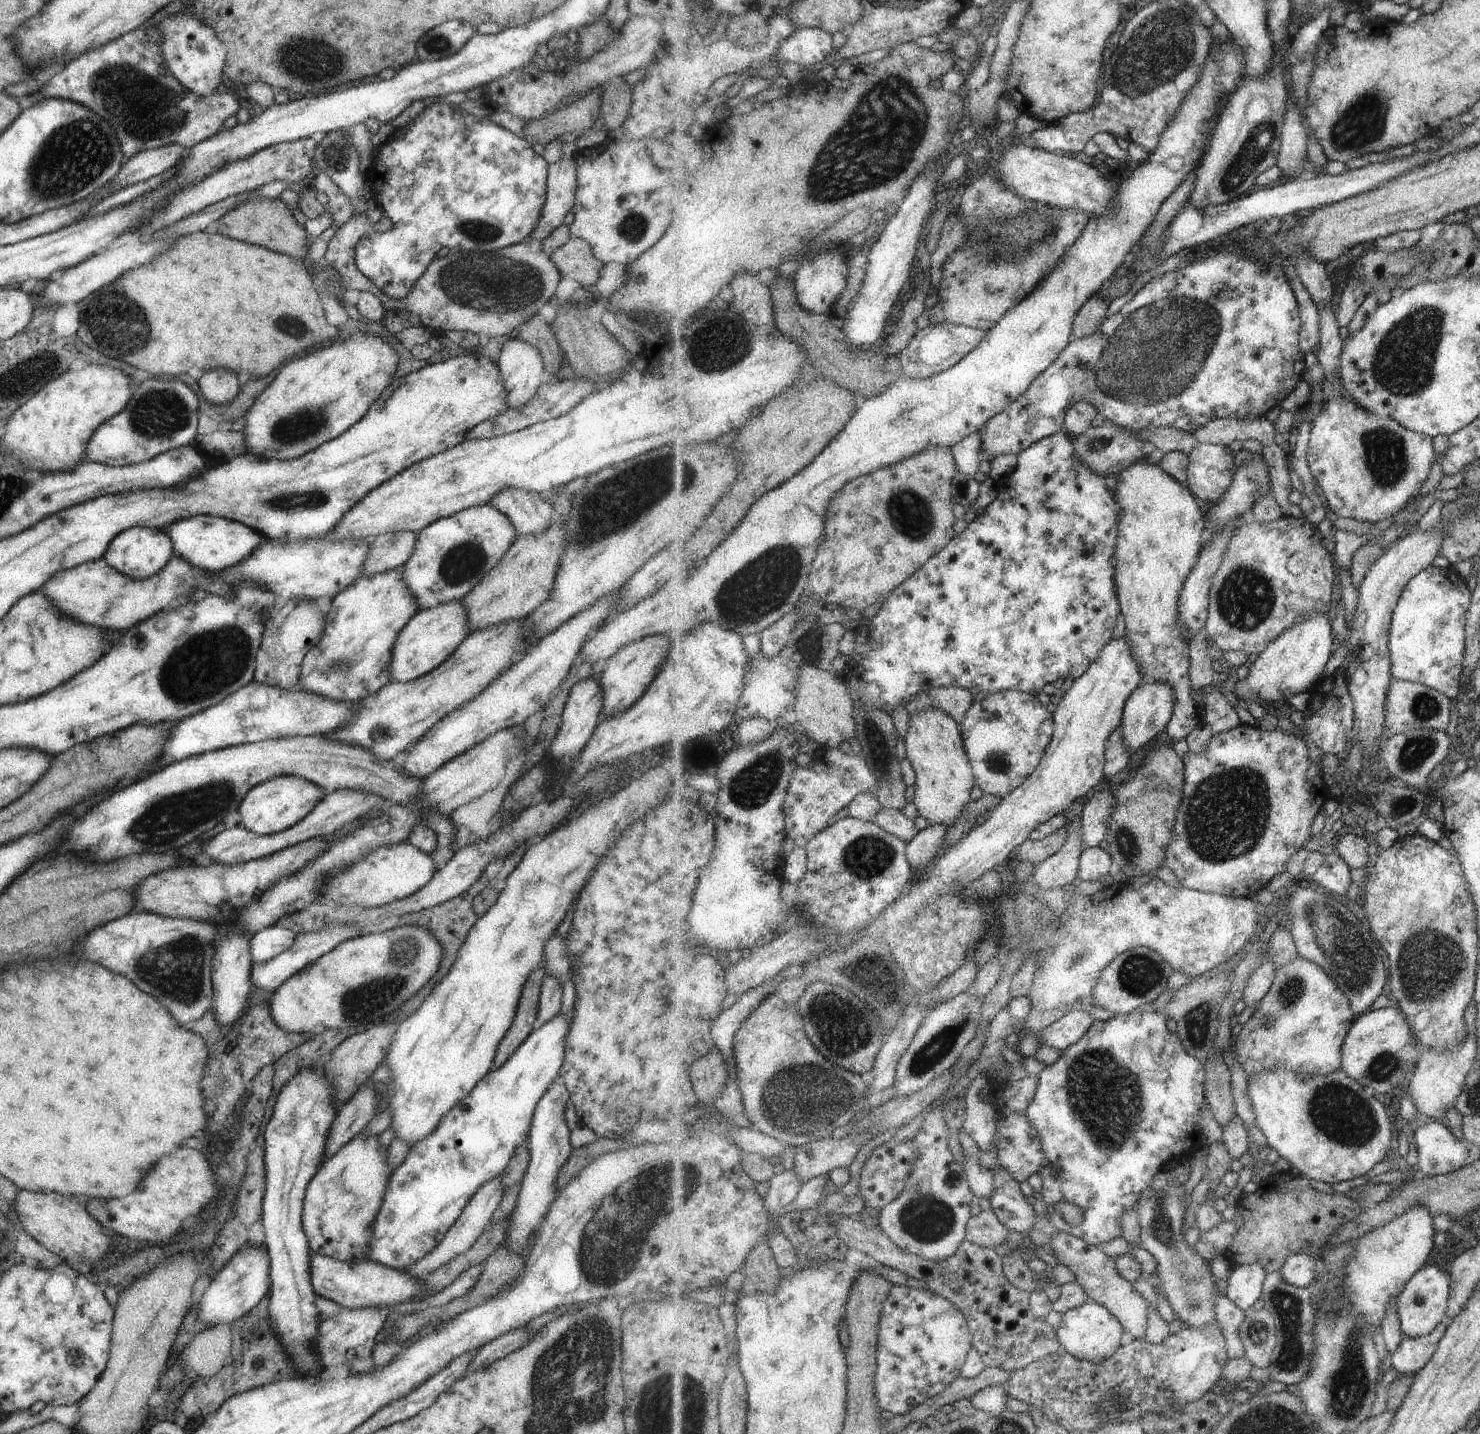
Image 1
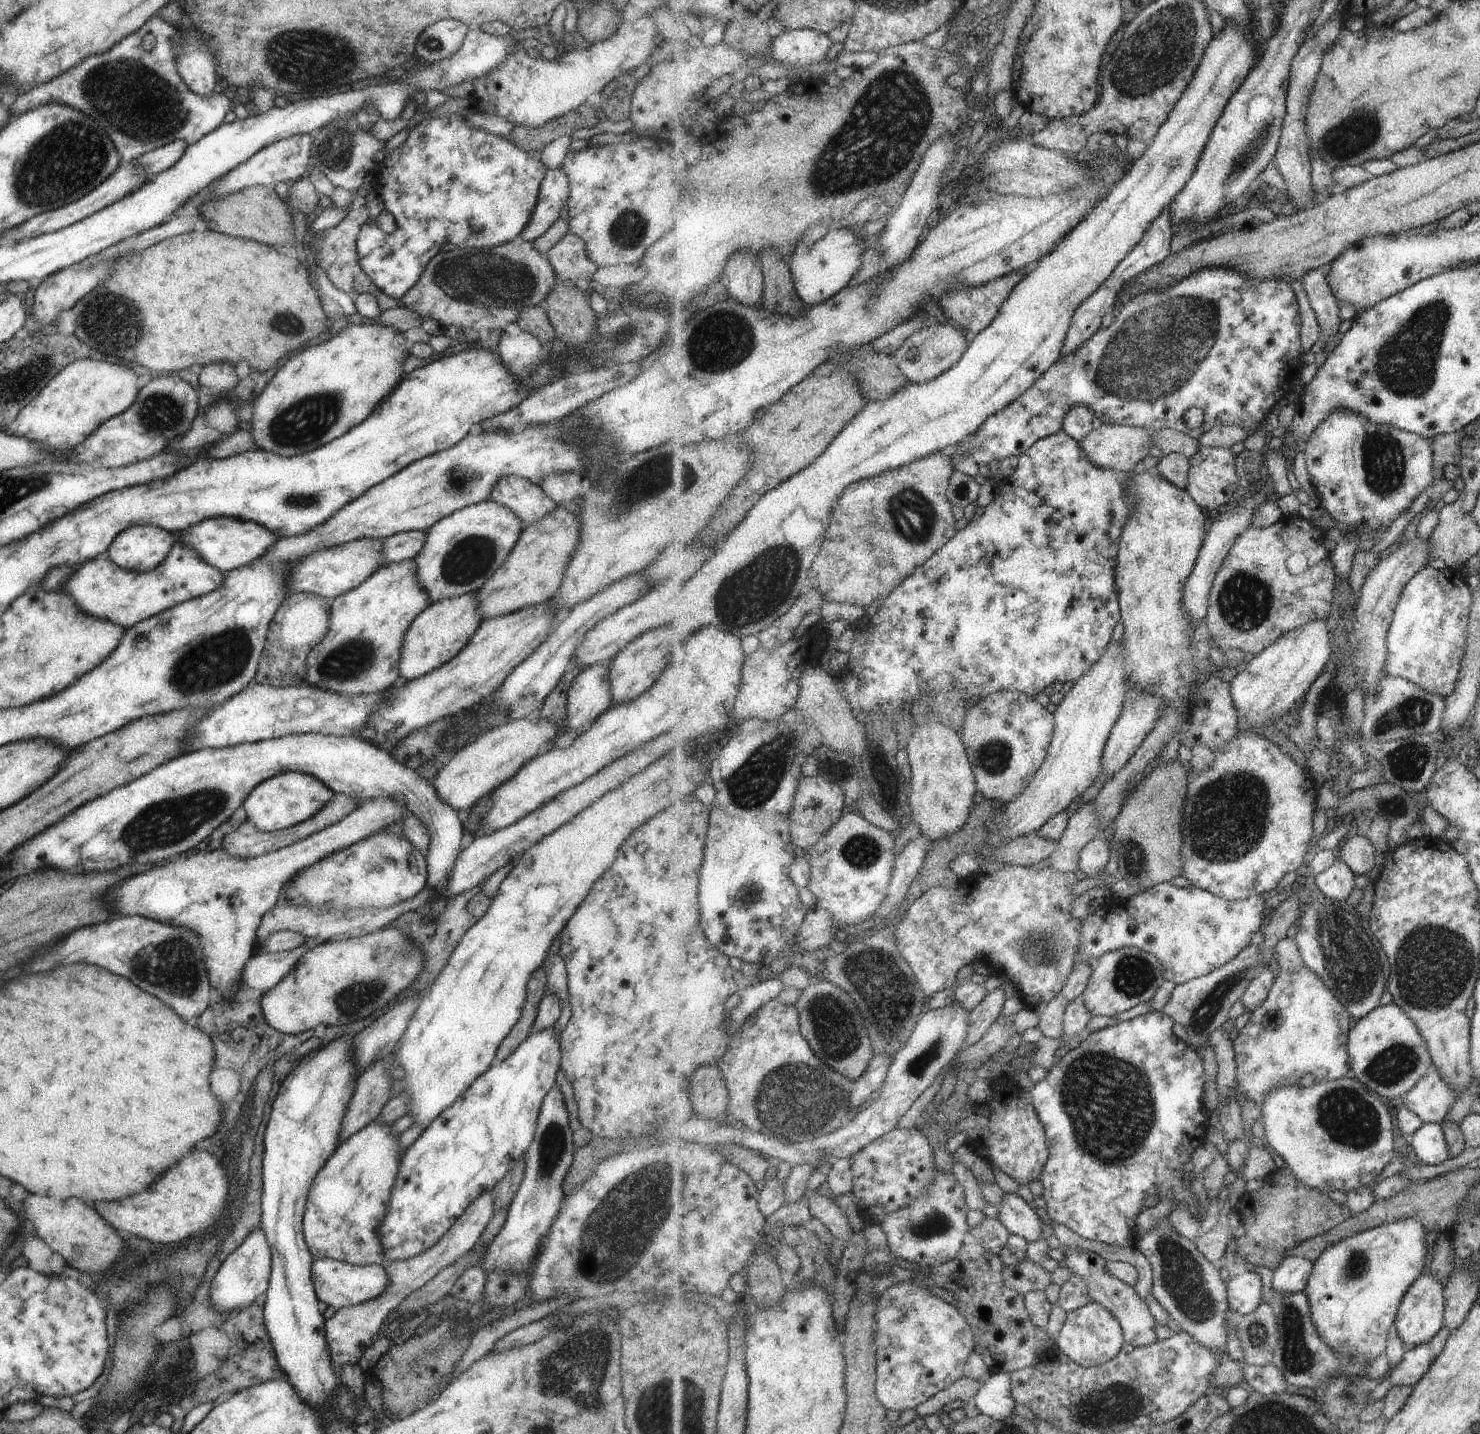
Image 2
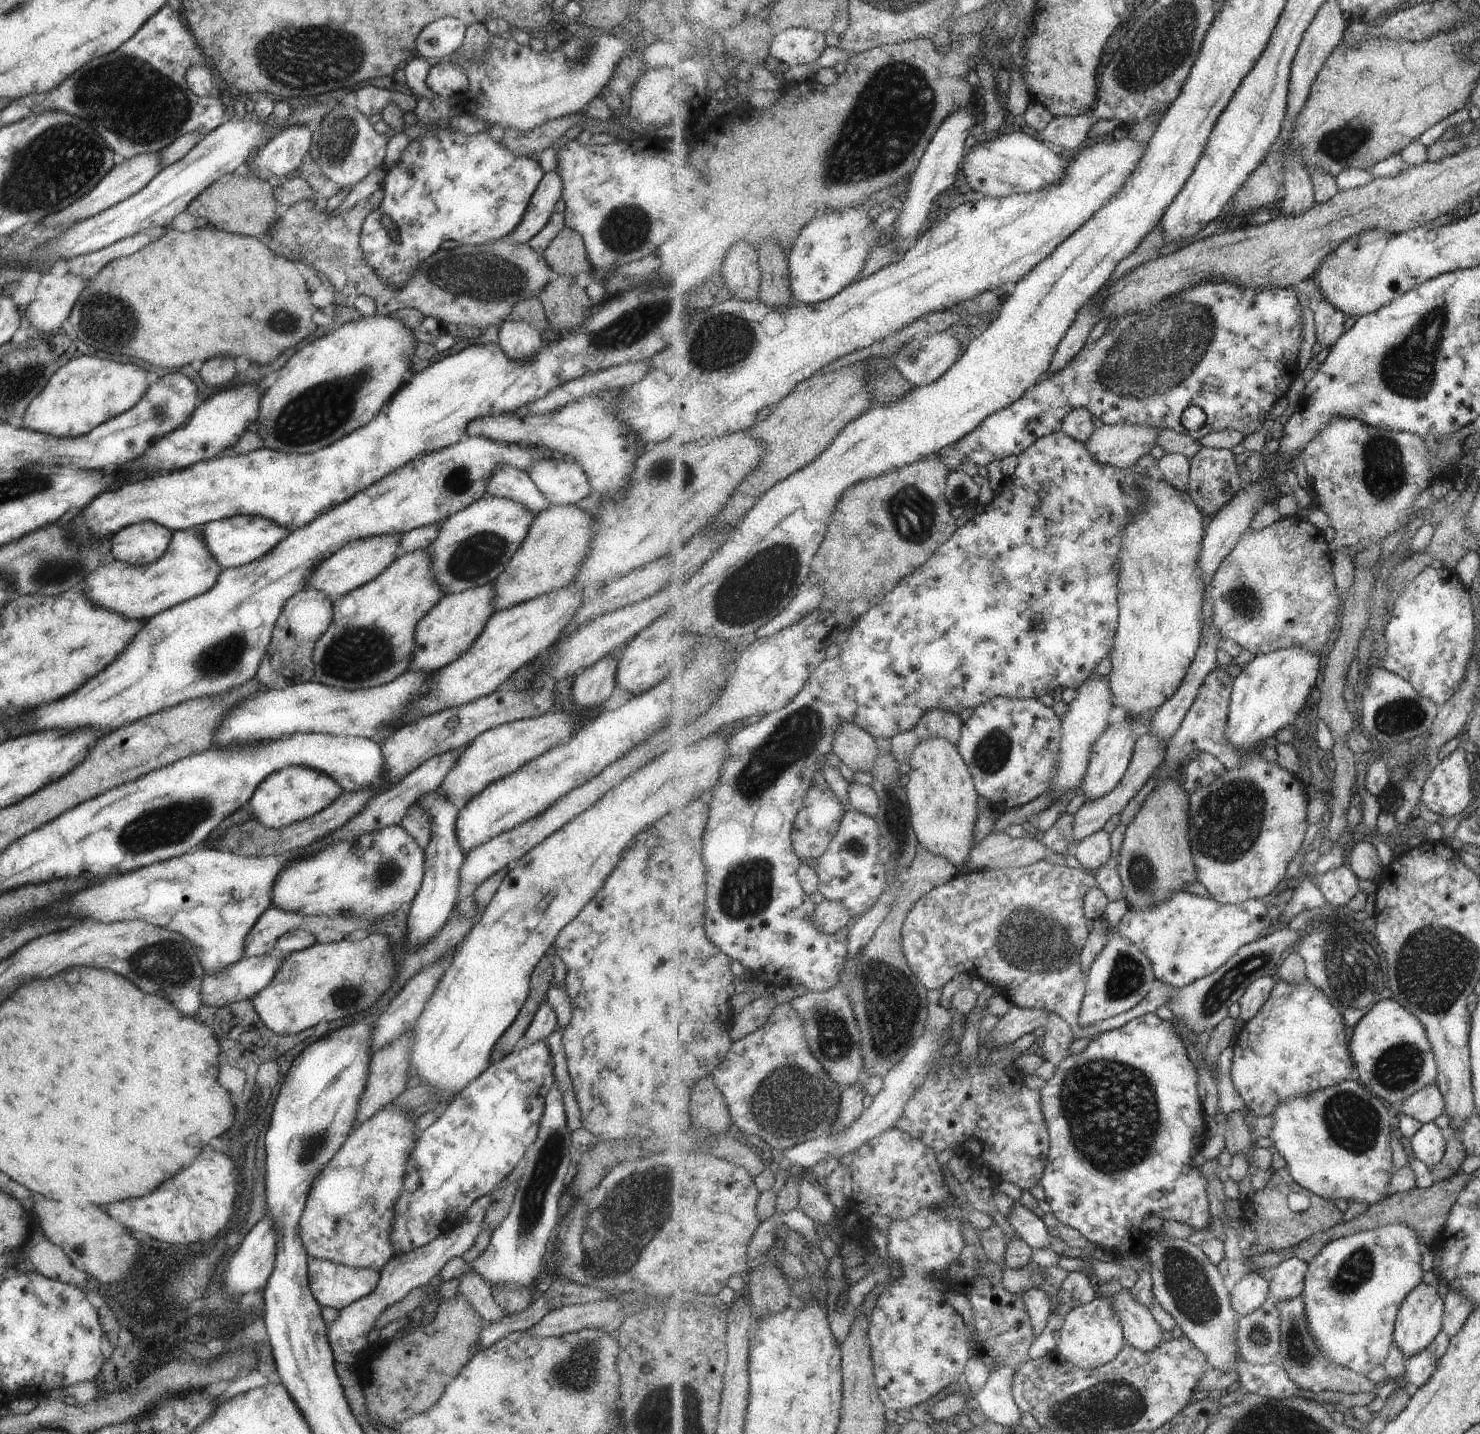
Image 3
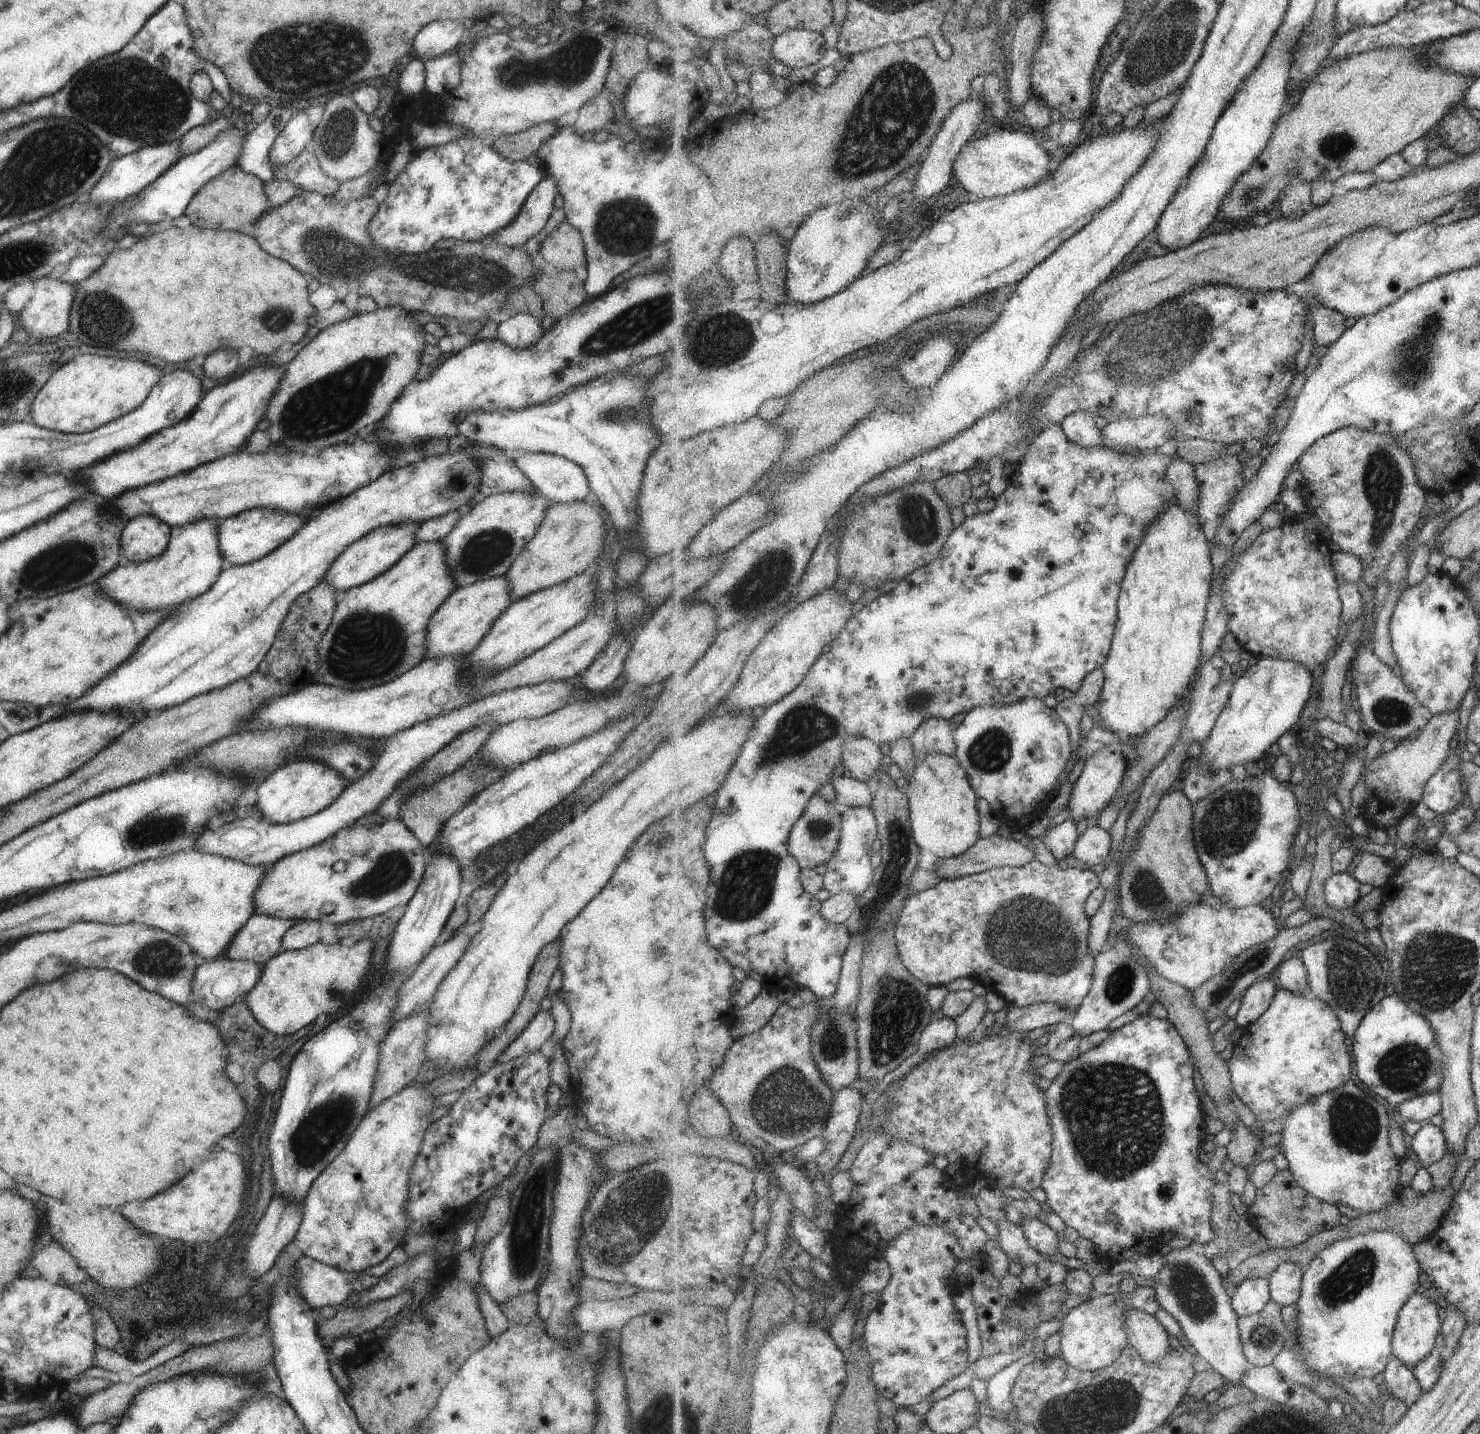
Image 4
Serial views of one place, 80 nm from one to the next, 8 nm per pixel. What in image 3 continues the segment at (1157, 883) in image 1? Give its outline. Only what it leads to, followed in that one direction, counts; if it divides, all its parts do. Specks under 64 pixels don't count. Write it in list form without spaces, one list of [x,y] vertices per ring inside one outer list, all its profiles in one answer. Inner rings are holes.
[[[1183,891],[1146,911],[1128,909],[1117,930],[1150,958],[1160,981],[1181,989],[1217,972],[1243,946],[1265,937],[1271,919],[1275,922],[1270,909],[1261,899],[1227,905],[1215,897],[1205,899]]]

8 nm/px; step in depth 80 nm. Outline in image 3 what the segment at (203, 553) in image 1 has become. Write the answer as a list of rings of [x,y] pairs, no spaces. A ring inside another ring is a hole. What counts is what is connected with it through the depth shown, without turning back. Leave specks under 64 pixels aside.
[[[235,515],[217,519],[199,525],[197,532],[202,536],[208,553],[219,563],[221,570],[227,567],[238,567],[260,556],[273,548],[288,533],[286,526],[259,515]]]

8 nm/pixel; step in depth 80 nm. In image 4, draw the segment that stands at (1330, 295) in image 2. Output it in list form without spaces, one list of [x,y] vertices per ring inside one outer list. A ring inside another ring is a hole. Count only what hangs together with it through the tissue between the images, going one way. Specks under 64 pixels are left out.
[[[1311,306],[1310,319],[1314,323],[1314,342],[1318,346],[1330,347],[1346,332],[1345,317],[1337,311],[1325,307]]]

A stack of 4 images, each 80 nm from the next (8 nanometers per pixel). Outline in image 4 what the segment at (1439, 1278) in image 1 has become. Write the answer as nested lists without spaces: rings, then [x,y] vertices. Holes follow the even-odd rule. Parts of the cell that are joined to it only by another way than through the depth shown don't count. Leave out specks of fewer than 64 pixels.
[[[1414,1294],[1399,1315],[1394,1332],[1394,1354],[1409,1368],[1425,1360],[1435,1348],[1442,1332],[1437,1304],[1424,1294]]]

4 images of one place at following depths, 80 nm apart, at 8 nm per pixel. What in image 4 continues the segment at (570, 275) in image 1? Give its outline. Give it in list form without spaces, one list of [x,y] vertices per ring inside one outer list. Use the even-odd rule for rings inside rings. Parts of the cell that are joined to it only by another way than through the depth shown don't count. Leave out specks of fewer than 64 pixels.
[[[564,220],[541,241],[539,252],[556,270],[573,271],[577,266],[586,266],[581,235]]]

